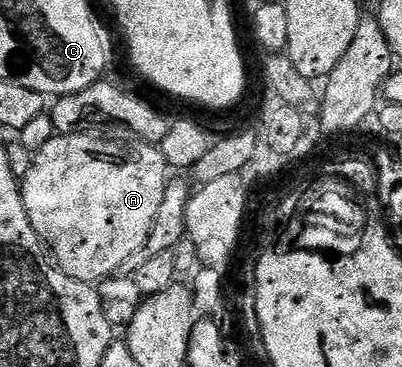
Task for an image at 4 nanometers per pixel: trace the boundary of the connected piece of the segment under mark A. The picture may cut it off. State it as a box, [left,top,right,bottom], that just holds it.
[21,133,168,283]

